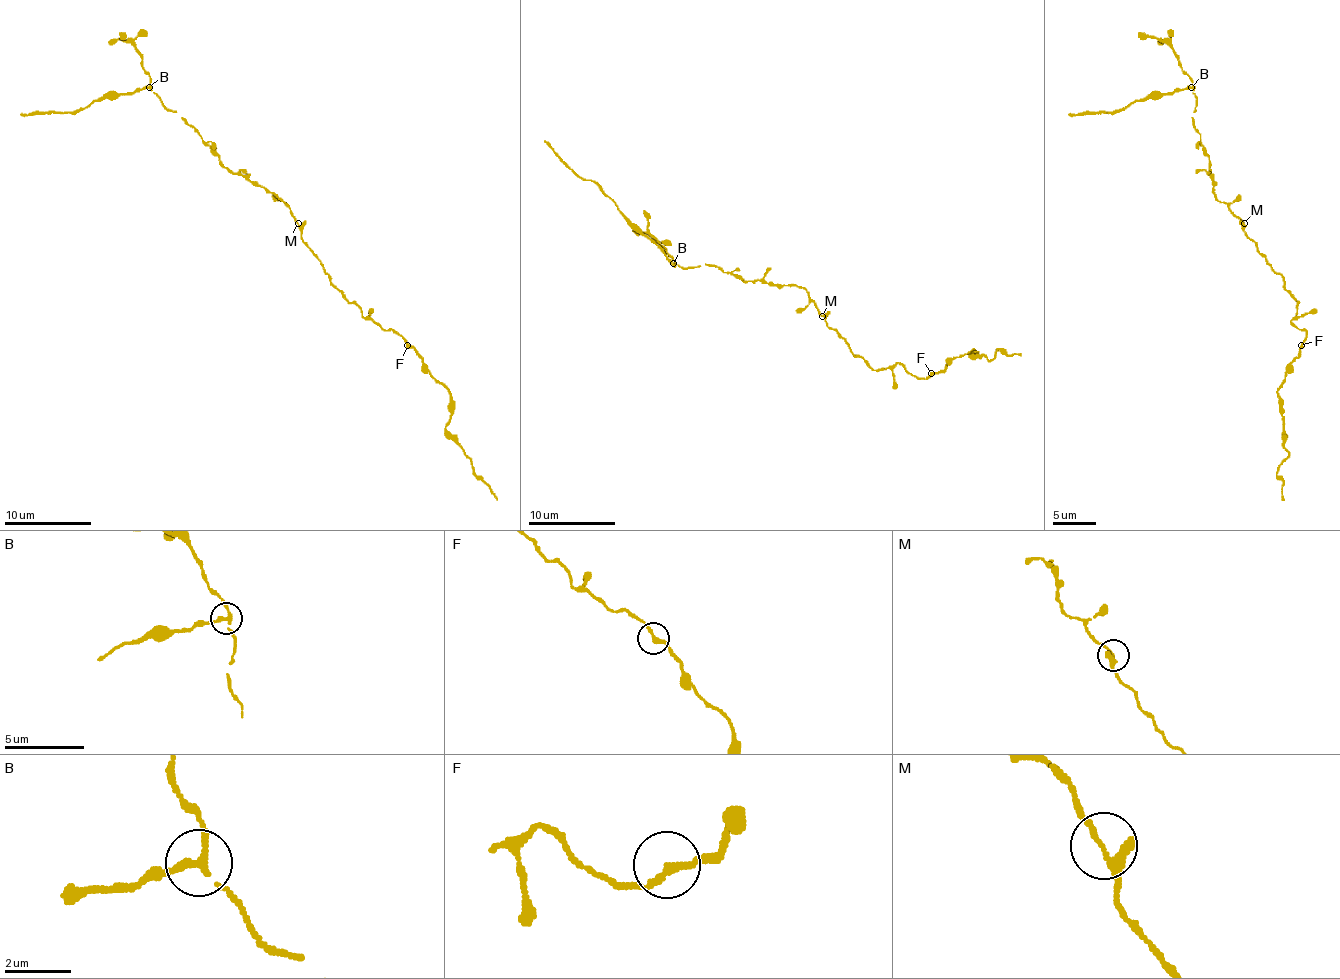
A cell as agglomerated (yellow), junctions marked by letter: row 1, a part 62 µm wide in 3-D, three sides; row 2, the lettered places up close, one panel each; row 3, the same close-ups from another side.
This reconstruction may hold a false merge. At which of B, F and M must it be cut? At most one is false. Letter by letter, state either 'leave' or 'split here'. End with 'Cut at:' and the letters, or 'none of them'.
B: split here
F: leave
M: leave
Cut at: B

